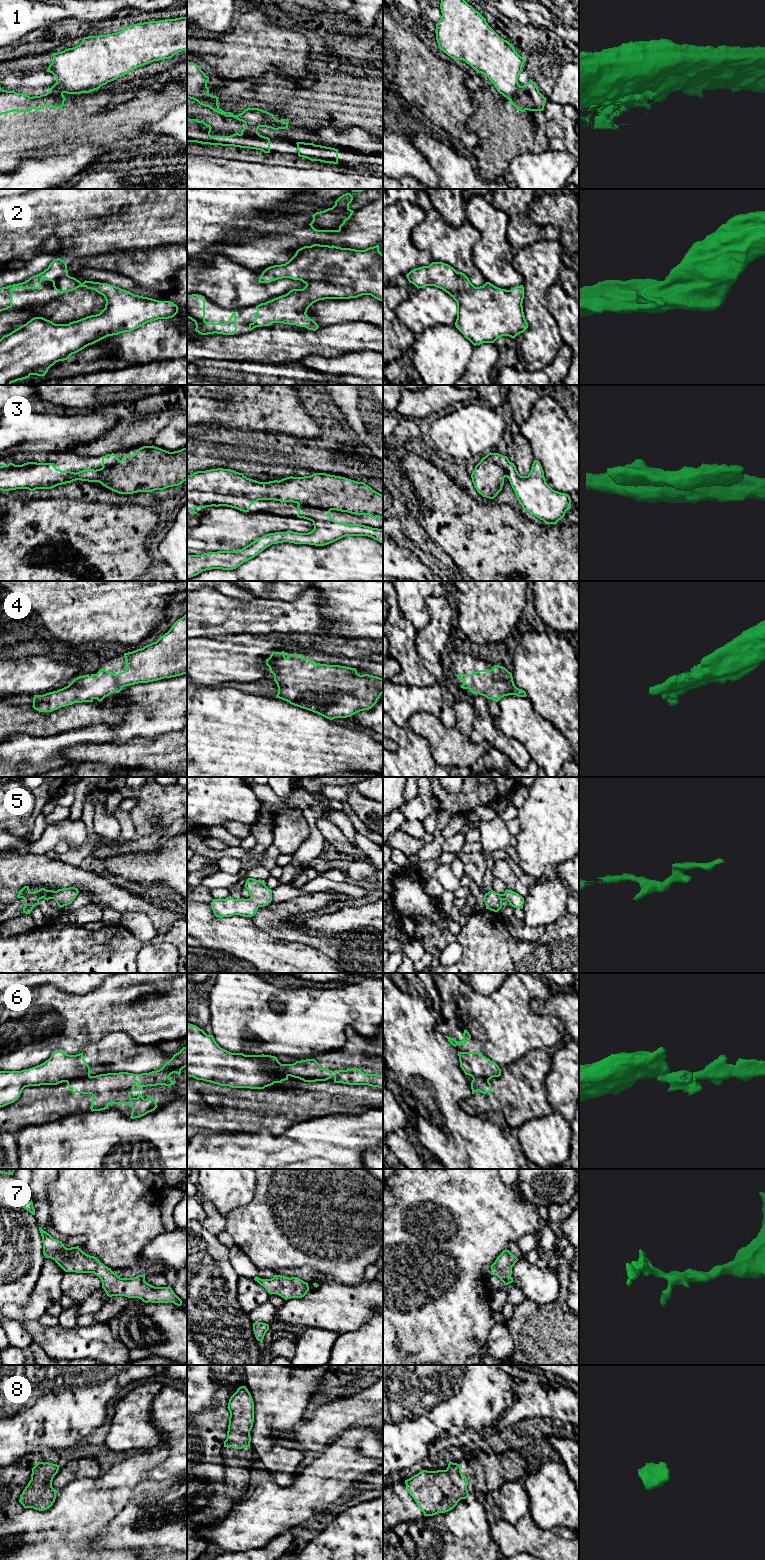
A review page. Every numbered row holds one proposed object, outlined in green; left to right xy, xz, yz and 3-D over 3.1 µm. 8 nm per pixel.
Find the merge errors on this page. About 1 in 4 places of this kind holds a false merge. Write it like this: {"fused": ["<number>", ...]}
{"fused": ["1", "3", "6"]}

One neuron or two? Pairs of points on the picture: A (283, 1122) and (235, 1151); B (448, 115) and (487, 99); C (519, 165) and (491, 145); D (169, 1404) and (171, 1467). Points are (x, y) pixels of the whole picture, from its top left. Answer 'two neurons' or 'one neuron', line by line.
A: two neurons
B: two neurons
C: two neurons
D: one neuron

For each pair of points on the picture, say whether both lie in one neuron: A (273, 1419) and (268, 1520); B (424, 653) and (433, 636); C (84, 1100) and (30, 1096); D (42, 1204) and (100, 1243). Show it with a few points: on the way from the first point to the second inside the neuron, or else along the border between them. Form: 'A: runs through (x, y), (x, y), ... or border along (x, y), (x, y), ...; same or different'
A: border along (296, 1474), (289, 1485), (279, 1485), (273, 1479); different
B: runs through (428, 649), (430, 640); same
C: runs through (71, 1104), (43, 1104); same
D: border along (49, 1185), (47, 1188), (47, 1200), (52, 1220); different

